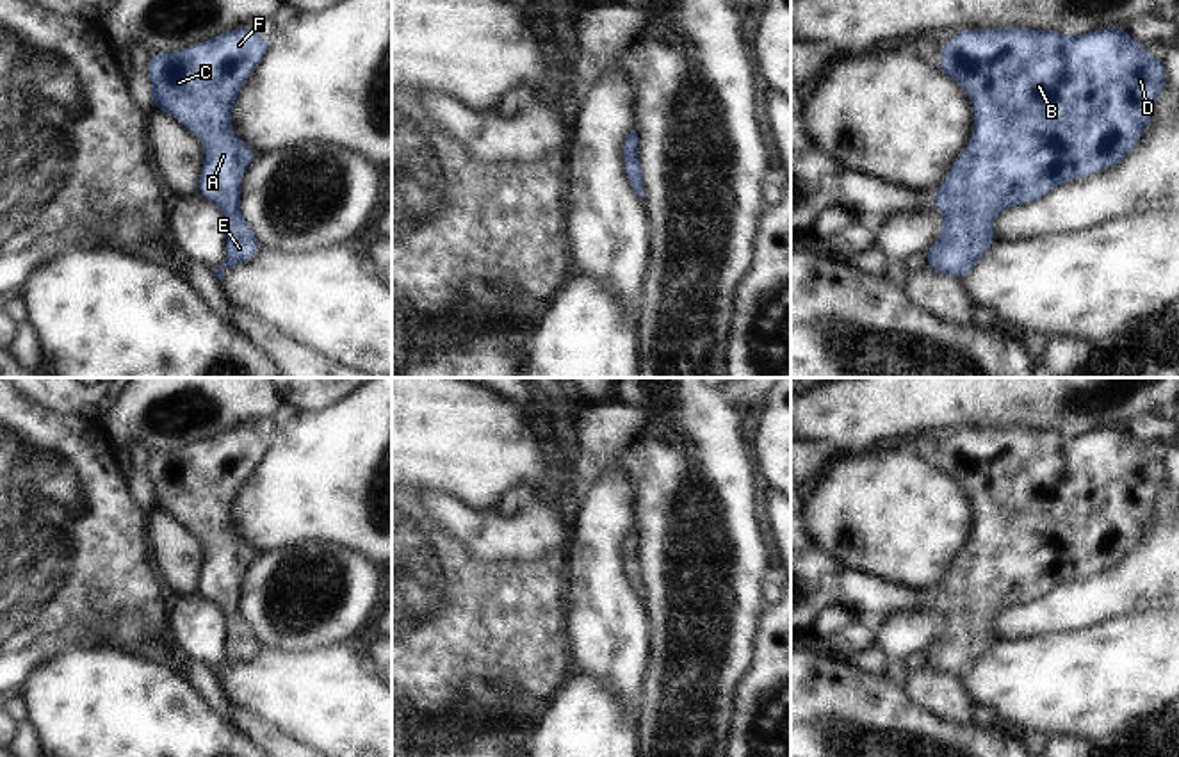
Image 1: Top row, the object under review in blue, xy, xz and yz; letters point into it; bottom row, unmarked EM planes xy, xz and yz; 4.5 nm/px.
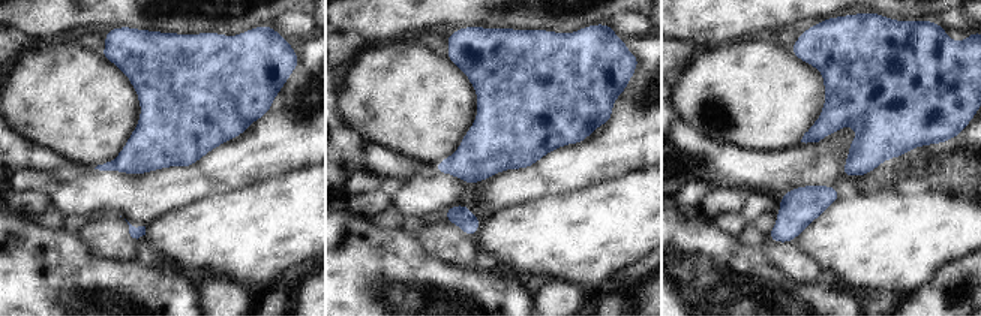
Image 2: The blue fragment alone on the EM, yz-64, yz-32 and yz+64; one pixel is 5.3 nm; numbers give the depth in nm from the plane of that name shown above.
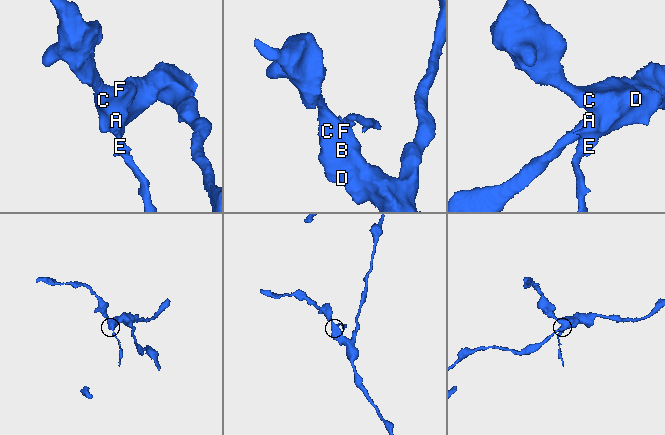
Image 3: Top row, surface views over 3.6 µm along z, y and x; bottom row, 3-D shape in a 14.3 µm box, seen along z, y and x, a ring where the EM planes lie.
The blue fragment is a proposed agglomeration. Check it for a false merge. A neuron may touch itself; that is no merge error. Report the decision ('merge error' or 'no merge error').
no merge error

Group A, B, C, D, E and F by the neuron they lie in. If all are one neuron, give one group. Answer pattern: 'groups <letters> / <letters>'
groups A B C D E F

